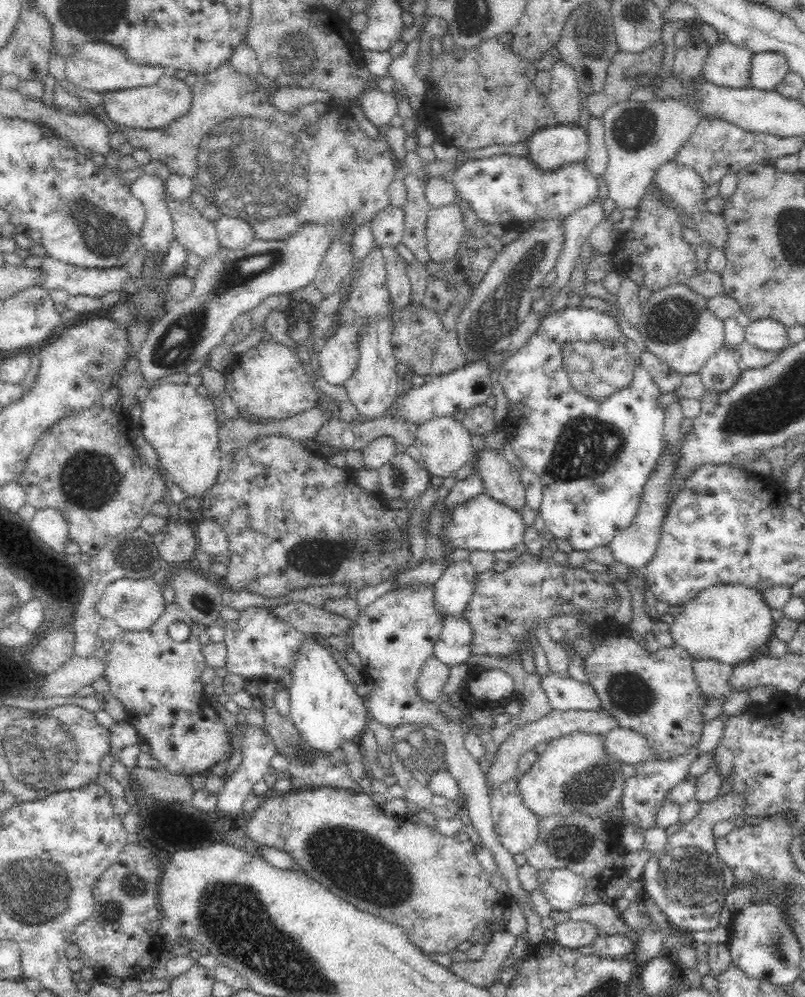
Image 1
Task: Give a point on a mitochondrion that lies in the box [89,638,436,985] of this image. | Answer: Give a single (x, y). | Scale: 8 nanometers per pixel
(356, 862)

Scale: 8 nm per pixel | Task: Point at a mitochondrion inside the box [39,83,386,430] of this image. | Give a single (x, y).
(246, 166)

